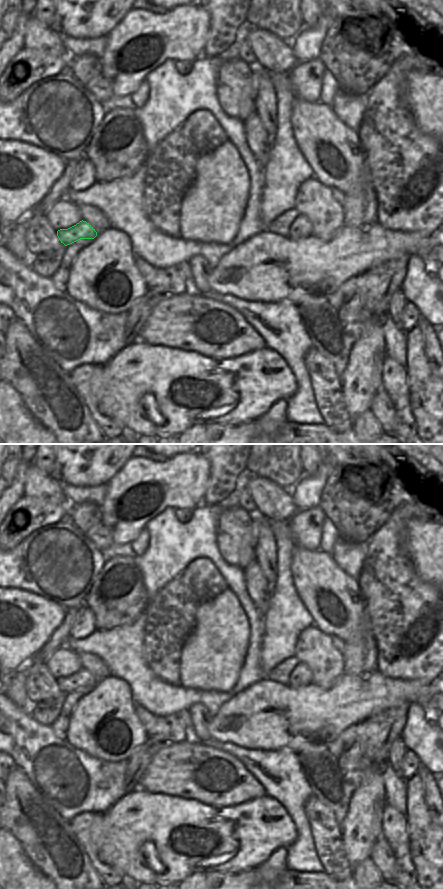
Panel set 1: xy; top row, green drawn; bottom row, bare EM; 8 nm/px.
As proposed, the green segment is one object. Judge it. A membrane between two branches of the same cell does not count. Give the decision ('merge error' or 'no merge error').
no merge error

